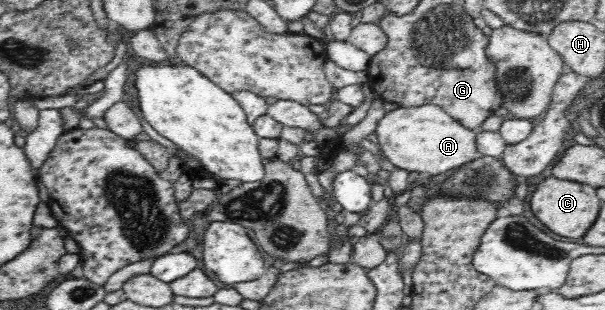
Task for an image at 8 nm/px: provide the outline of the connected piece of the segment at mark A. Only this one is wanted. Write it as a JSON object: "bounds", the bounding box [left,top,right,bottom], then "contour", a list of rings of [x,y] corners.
{"bounds":[376,104,477,176],"contour":[[[434,104],[415,108],[398,107],[376,124],[376,138],[384,156],[395,166],[408,172],[436,176],[477,160],[477,132],[453,120],[445,110]]]}

